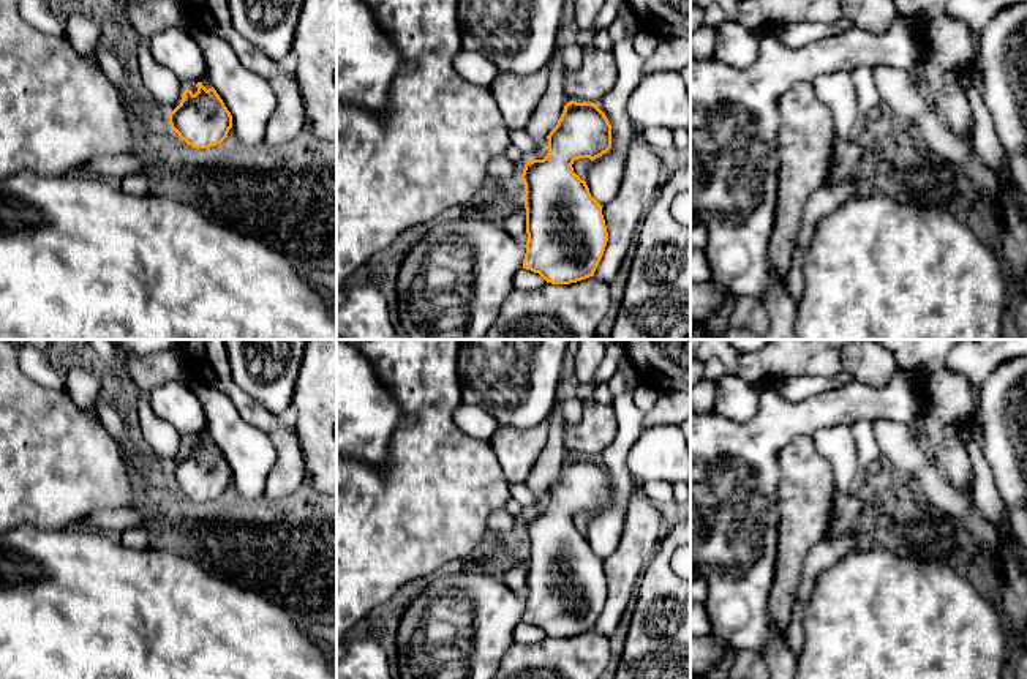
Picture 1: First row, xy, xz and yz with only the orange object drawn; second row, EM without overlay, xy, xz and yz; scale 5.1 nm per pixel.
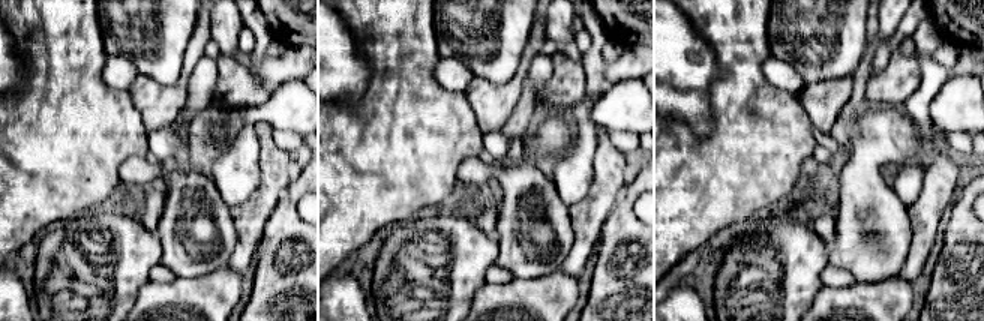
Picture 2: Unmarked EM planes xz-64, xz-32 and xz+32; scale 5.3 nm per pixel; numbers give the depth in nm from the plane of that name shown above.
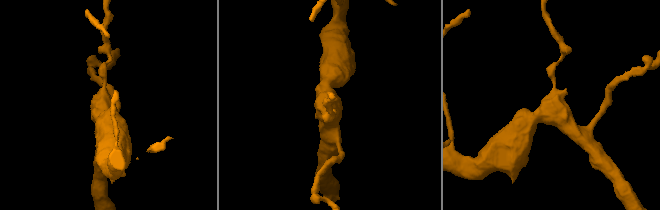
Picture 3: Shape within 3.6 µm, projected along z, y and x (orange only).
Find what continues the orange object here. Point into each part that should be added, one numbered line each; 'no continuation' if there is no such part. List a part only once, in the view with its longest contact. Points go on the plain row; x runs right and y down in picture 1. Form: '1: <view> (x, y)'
1: xz (500, 521)

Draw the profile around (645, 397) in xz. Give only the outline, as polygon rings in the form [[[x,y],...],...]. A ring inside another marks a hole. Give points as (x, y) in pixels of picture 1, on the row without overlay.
[[[641,384],[634,390],[634,403],[645,414],[653,409],[657,398],[659,398],[659,390],[651,385]]]

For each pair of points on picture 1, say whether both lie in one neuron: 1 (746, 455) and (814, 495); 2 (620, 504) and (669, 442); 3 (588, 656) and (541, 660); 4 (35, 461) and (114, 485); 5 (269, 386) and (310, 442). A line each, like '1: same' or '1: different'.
1: different
2: different
3: same
4: same
5: different

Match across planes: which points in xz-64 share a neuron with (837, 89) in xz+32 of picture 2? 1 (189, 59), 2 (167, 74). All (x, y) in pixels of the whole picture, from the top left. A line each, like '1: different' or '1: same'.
1: same
2: different

